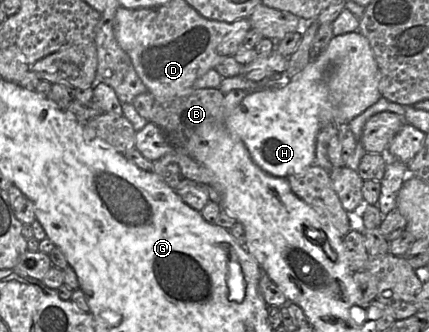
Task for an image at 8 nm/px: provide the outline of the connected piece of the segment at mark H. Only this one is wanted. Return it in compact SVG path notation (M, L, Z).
M359 32L334 36L320 55L313 59L291 82L280 89L256 89L224 119L226 130L239 138L253 162L264 172L286 178L304 173L314 164L318 132L328 123L347 124L375 104L381 97L380 71L368 40Z

